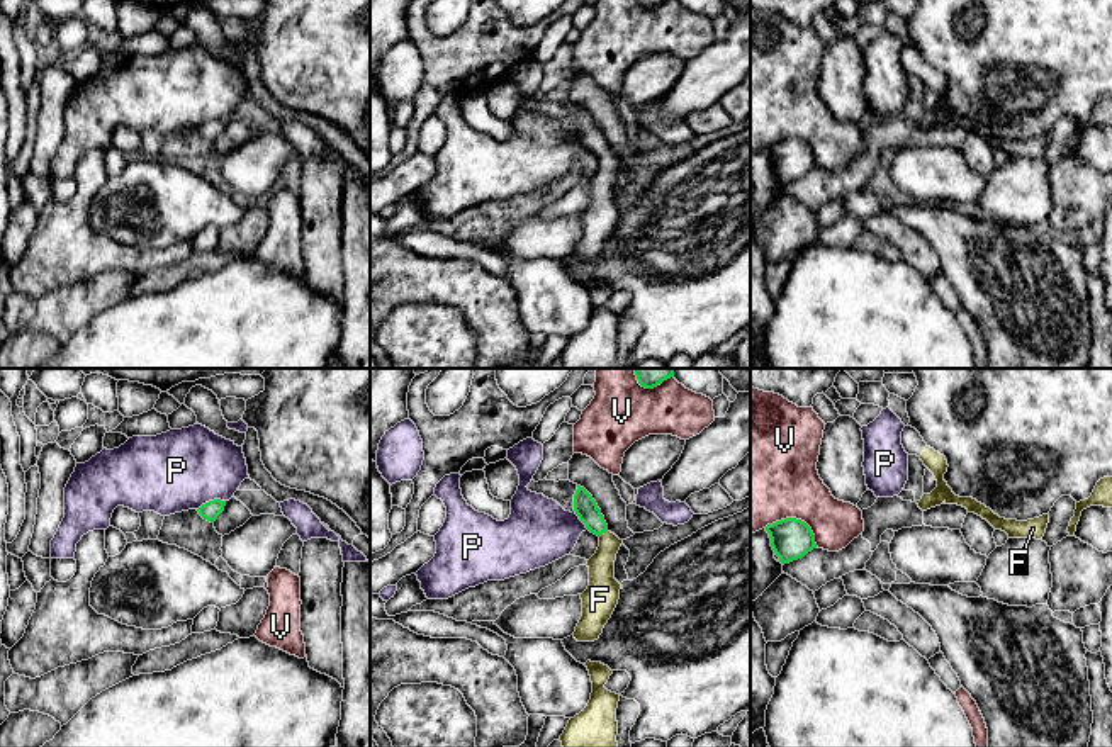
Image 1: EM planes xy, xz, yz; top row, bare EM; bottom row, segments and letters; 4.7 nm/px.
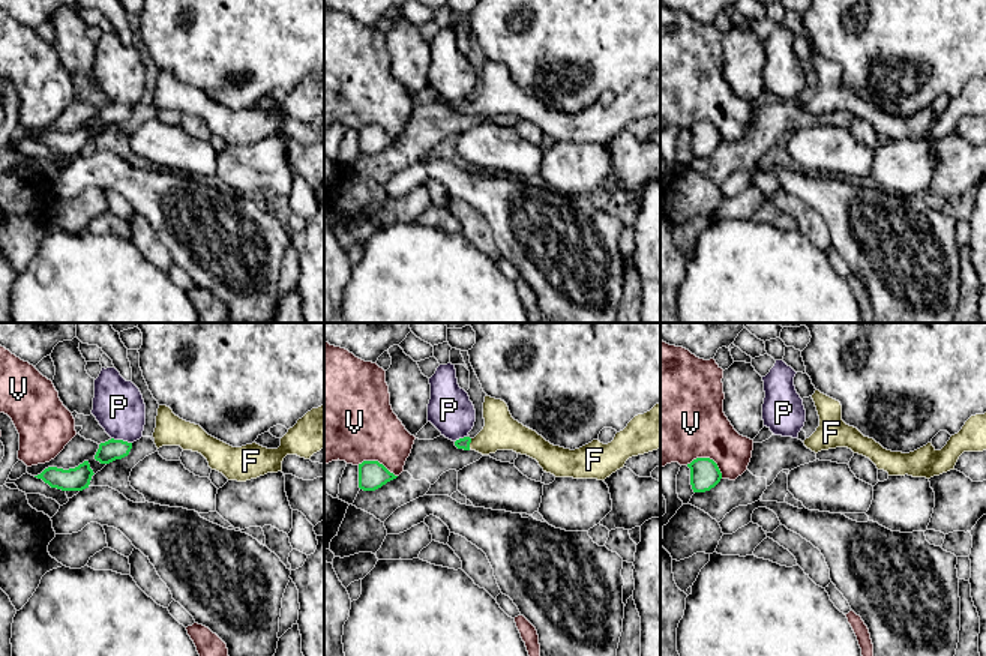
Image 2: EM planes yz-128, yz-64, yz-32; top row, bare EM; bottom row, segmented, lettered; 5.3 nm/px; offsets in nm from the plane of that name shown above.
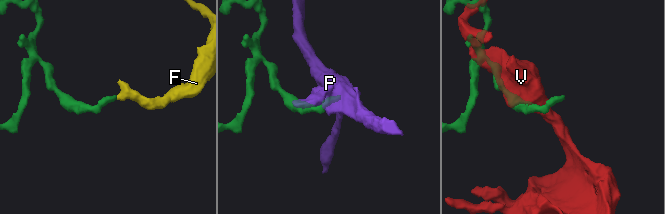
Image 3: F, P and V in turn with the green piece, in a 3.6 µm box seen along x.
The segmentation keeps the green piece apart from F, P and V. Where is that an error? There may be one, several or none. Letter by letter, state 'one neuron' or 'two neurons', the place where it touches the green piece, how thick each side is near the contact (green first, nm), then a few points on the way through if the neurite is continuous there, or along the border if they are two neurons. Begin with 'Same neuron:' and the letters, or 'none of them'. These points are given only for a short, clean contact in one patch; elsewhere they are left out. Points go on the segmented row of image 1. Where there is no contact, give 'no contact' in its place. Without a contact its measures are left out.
Same neuron: F
F: one neuron; meets green in xz at (603, 532); 110 nm thick on the green side, 130 nm on the other; runs through xz (584, 506), (603, 532), (603, 584)
P: two neurons; meets green in xy at (211, 501); 90 nm thick on the green side, 380 nm on the other; border along xy (224, 499), (209, 499), (197, 510)
V: two neurons; meets green in yz at (795, 518); 200 nm thick on the green side, 460 nm on the other

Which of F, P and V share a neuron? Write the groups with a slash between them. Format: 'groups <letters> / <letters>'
groups F / P / V

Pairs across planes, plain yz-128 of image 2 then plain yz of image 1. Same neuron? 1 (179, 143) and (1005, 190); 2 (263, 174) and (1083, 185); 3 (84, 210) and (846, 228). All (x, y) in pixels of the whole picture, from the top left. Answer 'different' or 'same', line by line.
1: different
2: different
3: same

